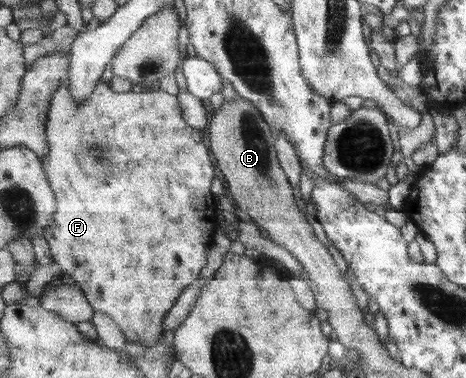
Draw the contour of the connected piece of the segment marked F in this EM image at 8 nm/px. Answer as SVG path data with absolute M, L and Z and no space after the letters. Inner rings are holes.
M101 78L91 97L82 102L74 98L68 80L67 84L61 84L51 100L48 115L47 134L51 151L49 151L49 157L42 163L55 193L58 210L54 215L54 223L48 225L43 234L49 242L53 260L63 270L66 281L80 286L96 311L102 311L116 321L126 335L127 341L142 343L144 346L155 345L160 340L165 331L164 319L167 314L170 313L183 290L200 279L203 269L207 267L207 249L213 243L213 235L218 227L217 213L215 213L217 199L212 193L215 165L213 165L209 147L203 143L202 131L191 128L190 124L186 123L182 111L182 103L178 95L167 93L159 88L148 88L141 92L116 93L109 83Z

